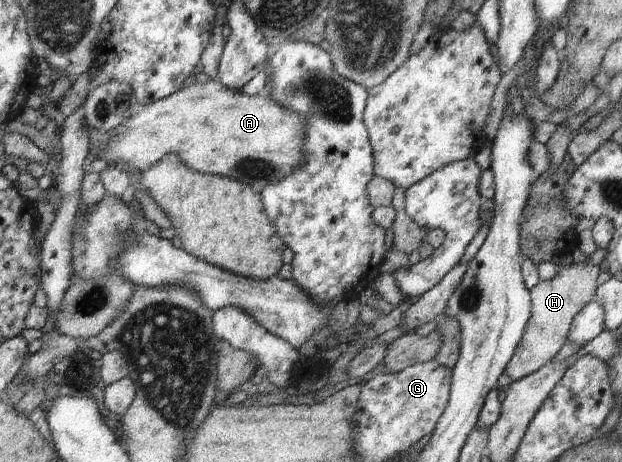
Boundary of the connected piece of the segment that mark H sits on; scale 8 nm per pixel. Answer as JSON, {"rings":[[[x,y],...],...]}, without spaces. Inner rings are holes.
{"rings":[[[579,260],[577,263],[563,267],[558,275],[550,281],[540,281],[531,295],[531,317],[526,325],[522,340],[517,346],[516,353],[504,372],[512,381],[516,381],[535,373],[549,362],[554,360],[556,354],[567,341],[570,327],[574,317],[580,313],[584,305],[596,300],[596,279],[601,273],[598,266]]]}

